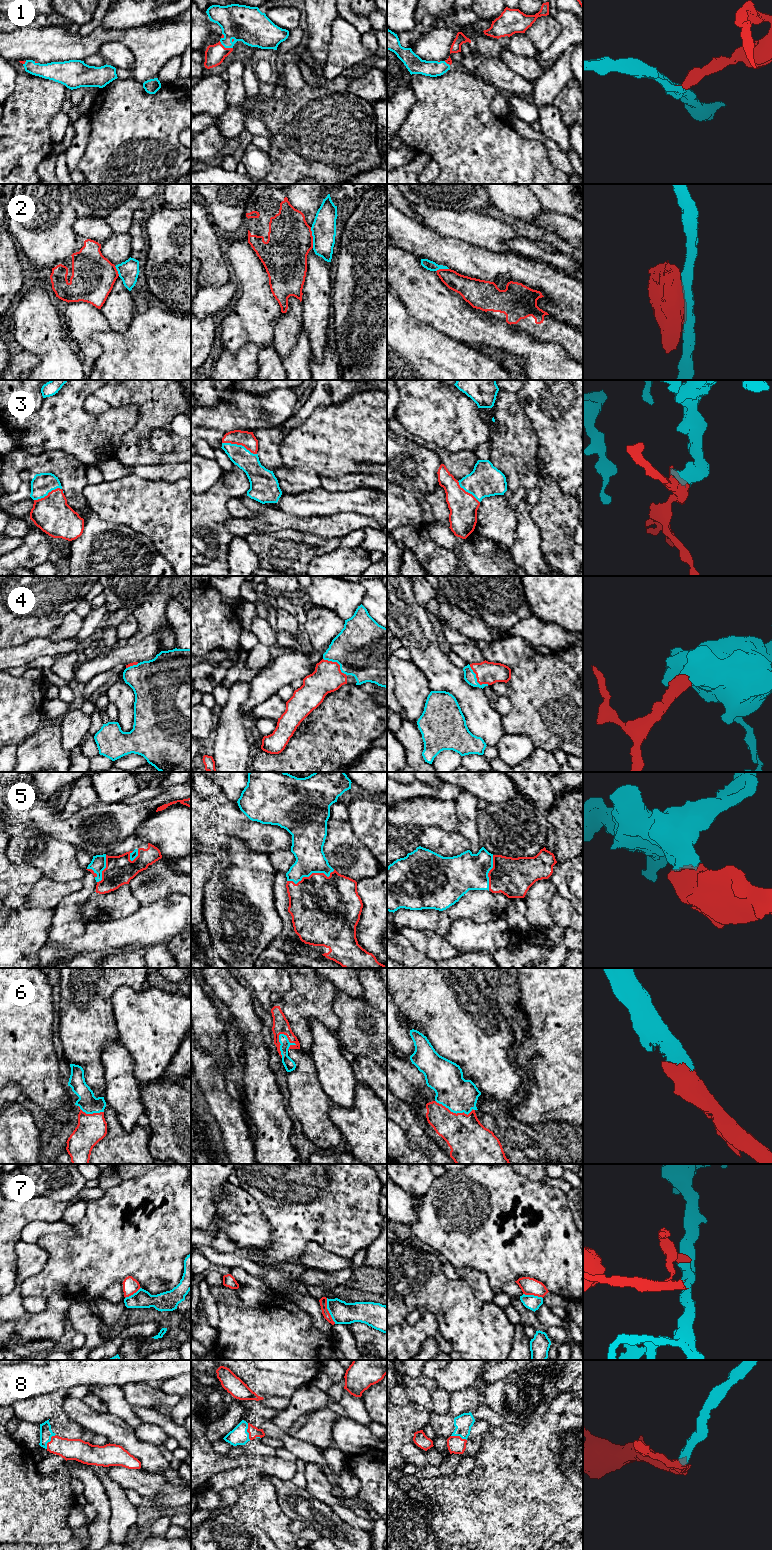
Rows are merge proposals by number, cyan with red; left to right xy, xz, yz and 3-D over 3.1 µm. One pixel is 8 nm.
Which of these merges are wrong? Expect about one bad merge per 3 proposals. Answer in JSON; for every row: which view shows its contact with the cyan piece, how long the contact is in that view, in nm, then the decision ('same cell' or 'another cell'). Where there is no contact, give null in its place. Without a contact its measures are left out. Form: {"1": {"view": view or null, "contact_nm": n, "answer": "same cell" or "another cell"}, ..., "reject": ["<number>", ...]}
{"1": {"view": "xz", "contact_nm": 130, "answer": "same cell"}, "2": {"view": "xz", "contact_nm": 170, "answer": "another cell"}, "3": {"view": "xz", "contact_nm": 300, "answer": "same cell"}, "4": {"view": "xz", "contact_nm": 240, "answer": "same cell"}, "5": {"view": "xz", "contact_nm": 400, "answer": "same cell"}, "6": {"view": "xz", "contact_nm": 200, "answer": "same cell"}, "7": {"view": "xz", "contact_nm": 220, "answer": "another cell"}, "8": {"view": "xy", "contact_nm": 140, "answer": "same cell"}, "reject": ["2", "7"]}

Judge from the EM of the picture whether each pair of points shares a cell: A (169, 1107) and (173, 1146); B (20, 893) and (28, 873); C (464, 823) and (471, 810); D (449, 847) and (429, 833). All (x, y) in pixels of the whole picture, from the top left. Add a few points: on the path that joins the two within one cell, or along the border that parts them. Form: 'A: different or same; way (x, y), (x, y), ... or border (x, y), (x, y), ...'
A: same; way (173, 1117), (173, 1136)
B: same; way (20, 888), (20, 881), (23, 878)
C: same; way (466, 820), (468, 813)
D: same; way (444, 843), (434, 838)

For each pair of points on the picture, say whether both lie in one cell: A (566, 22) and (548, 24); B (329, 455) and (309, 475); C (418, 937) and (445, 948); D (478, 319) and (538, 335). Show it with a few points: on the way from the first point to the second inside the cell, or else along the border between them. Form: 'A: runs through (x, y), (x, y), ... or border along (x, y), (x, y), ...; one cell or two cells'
A: border along (556, 18), (560, 25), (560, 33), (550, 44); two cells
B: border along (291, 467), (312, 468), (319, 476); two cells
C: runs through (425, 941), (438, 948); one cell
D: border along (509, 325), (523, 330), (537, 341); two cells

